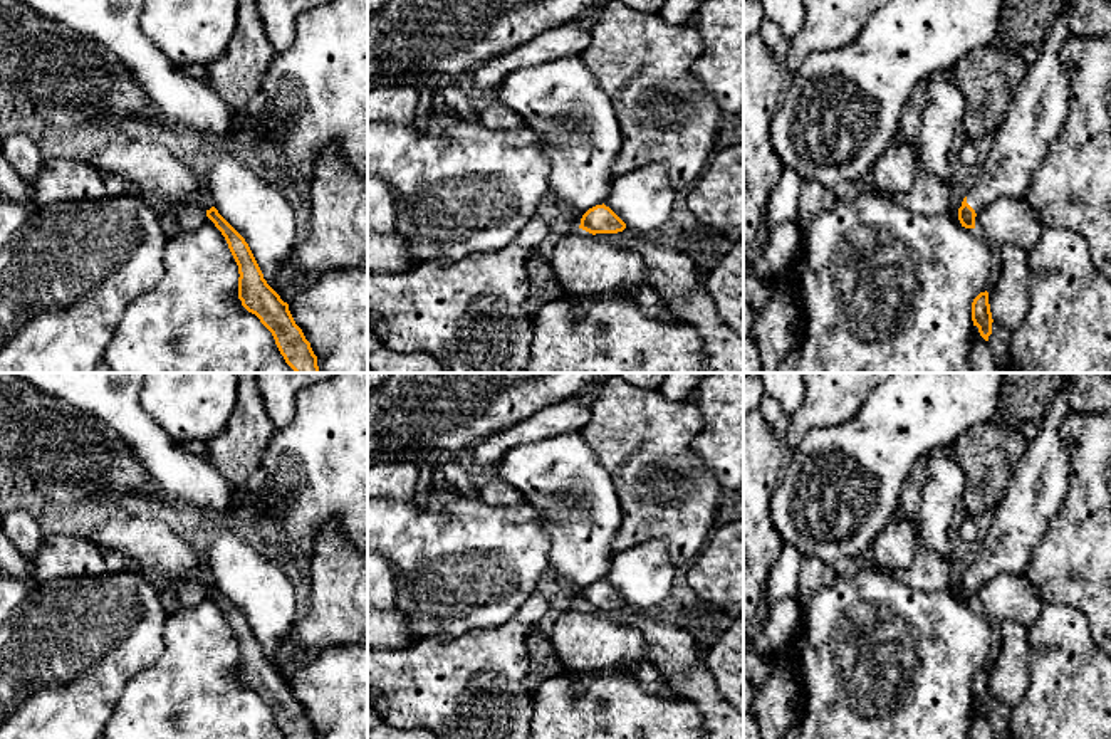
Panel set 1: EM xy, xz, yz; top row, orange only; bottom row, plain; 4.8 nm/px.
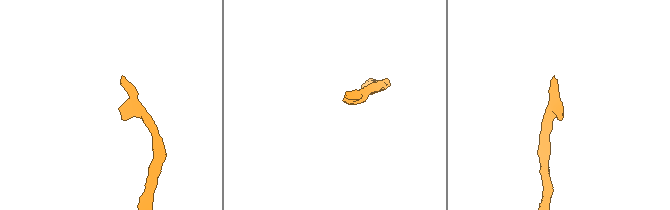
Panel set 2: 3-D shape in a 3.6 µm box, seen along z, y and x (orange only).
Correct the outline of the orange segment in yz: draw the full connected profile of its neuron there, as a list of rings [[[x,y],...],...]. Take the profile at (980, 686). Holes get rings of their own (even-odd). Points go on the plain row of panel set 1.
[[[980,668],[972,679],[972,697],[978,704],[980,712],[988,717],[992,710],[992,689],[988,680],[988,668]]]

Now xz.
[[[604,579],[589,584],[582,595],[579,605],[596,610],[618,610],[626,605],[626,600]]]

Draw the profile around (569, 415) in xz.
[[[579,398],[542,408],[510,430],[482,440],[473,448],[473,462],[478,467],[497,465],[512,447],[579,432],[589,420],[591,408],[584,406]]]

